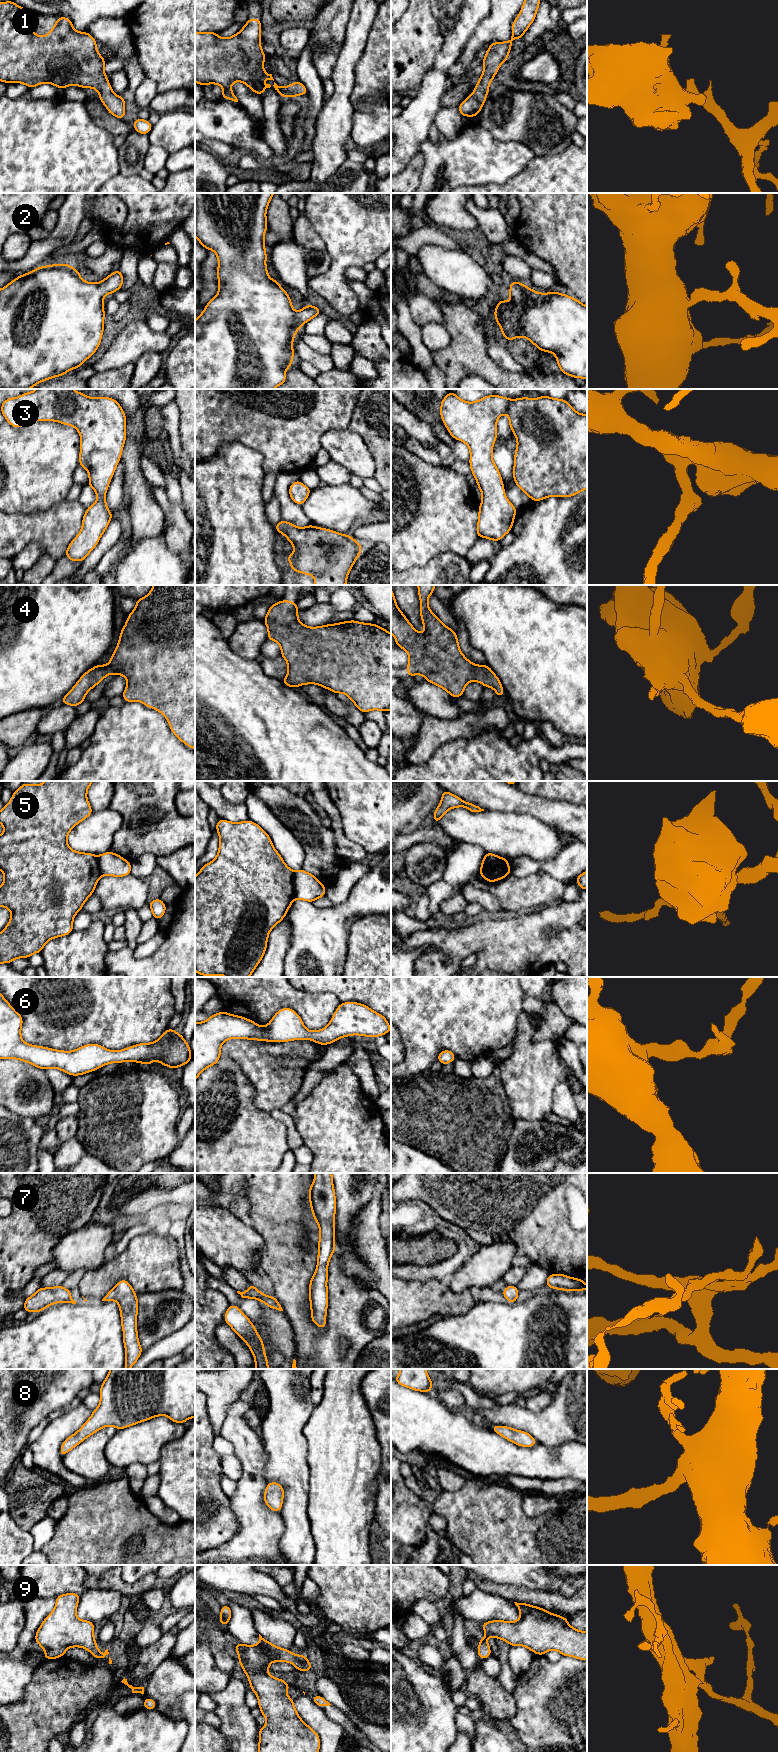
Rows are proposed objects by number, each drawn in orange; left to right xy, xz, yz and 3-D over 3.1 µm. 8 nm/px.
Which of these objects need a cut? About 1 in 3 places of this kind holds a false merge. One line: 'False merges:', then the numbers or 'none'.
False merges: 5

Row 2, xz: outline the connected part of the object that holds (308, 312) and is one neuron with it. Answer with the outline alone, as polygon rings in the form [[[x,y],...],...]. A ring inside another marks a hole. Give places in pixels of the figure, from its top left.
[[[195,193],[195,236],[200,245],[213,250],[218,258],[217,279],[218,294],[212,298],[203,312],[195,320],[195,389],[275,389],[286,382],[285,371],[292,366],[294,357],[293,339],[300,327],[321,314],[321,309],[305,305],[300,311],[294,311],[287,292],[280,287],[278,280],[269,277],[266,267],[264,234],[267,231],[266,211],[275,193]]]

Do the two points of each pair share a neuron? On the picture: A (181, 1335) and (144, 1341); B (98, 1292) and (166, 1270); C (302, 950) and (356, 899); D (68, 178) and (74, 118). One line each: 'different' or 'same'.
A: different
B: same
C: same
D: same

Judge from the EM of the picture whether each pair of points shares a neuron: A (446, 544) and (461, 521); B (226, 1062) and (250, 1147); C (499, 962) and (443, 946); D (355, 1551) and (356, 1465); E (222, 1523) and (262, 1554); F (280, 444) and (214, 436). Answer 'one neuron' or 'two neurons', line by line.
A: one neuron
B: one neuron
C: one neuron
D: one neuron
E: two neurons
F: one neuron

